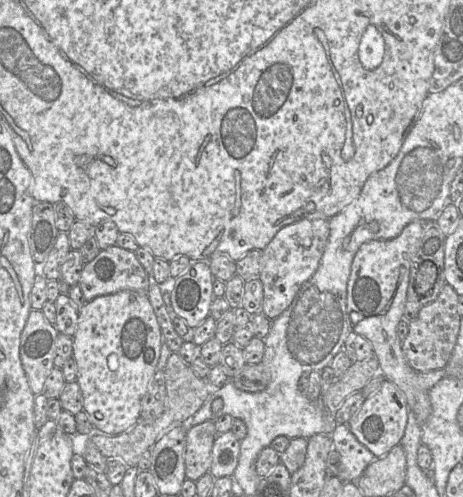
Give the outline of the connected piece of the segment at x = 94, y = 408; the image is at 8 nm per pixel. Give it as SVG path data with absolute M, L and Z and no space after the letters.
M124 290L96 297L79 310L77 329L73 335L73 358L76 382L83 396L85 411L95 432L118 435L133 427L141 418L142 400L157 371L163 336L147 291Z

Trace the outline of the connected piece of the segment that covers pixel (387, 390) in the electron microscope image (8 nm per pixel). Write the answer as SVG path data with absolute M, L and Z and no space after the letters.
M385 379L381 387L366 398L357 413L347 425L358 441L367 447L377 458L400 444L408 421L408 404L403 392L391 381Z

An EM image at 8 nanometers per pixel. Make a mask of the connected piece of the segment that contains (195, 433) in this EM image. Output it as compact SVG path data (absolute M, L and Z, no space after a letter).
M205 421L195 426L187 424L186 479L197 481L210 472L217 435L214 421Z

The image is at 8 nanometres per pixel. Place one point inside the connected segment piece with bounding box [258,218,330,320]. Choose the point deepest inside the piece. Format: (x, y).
(293, 255)

